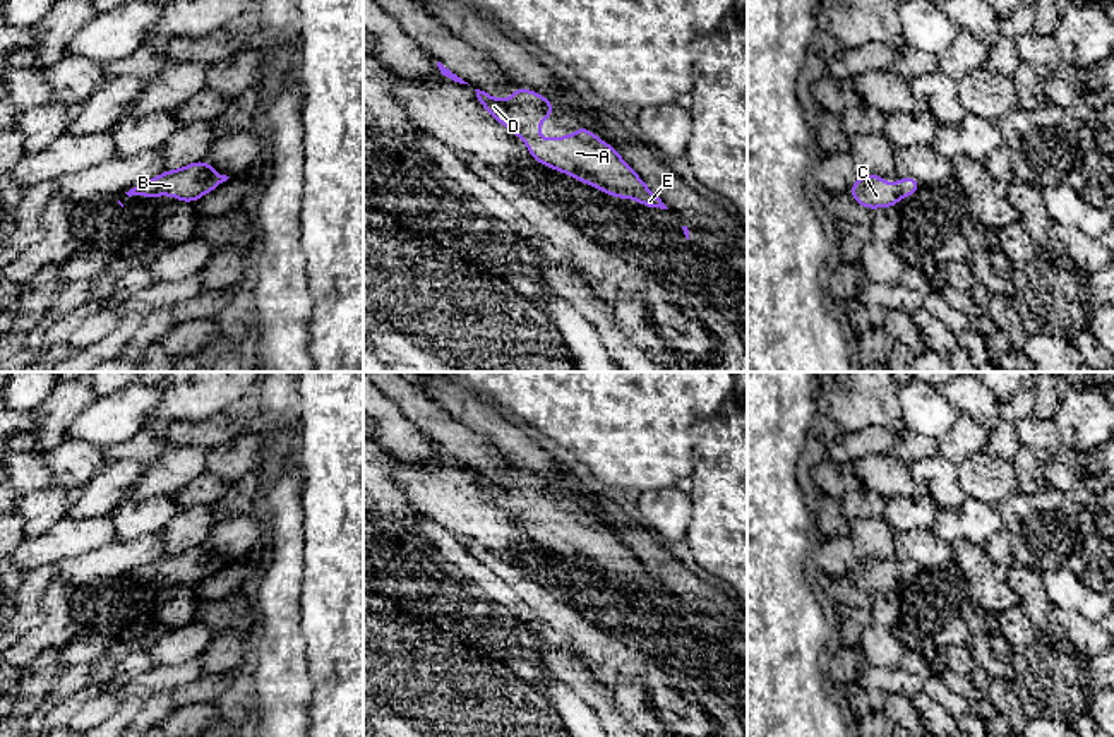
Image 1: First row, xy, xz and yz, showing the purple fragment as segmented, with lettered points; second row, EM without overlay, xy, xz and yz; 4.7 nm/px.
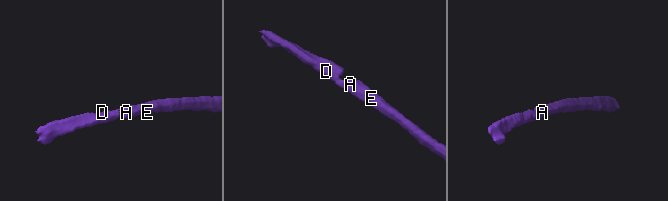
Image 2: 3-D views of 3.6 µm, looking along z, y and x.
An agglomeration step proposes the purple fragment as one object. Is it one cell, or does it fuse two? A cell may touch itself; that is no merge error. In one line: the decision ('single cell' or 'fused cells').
single cell

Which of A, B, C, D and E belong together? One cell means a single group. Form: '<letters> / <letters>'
A B C D E

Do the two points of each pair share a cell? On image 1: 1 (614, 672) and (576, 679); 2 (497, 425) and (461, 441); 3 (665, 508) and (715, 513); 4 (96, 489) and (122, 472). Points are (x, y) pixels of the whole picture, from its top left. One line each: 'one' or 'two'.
1: two
2: two
3: two
4: one

